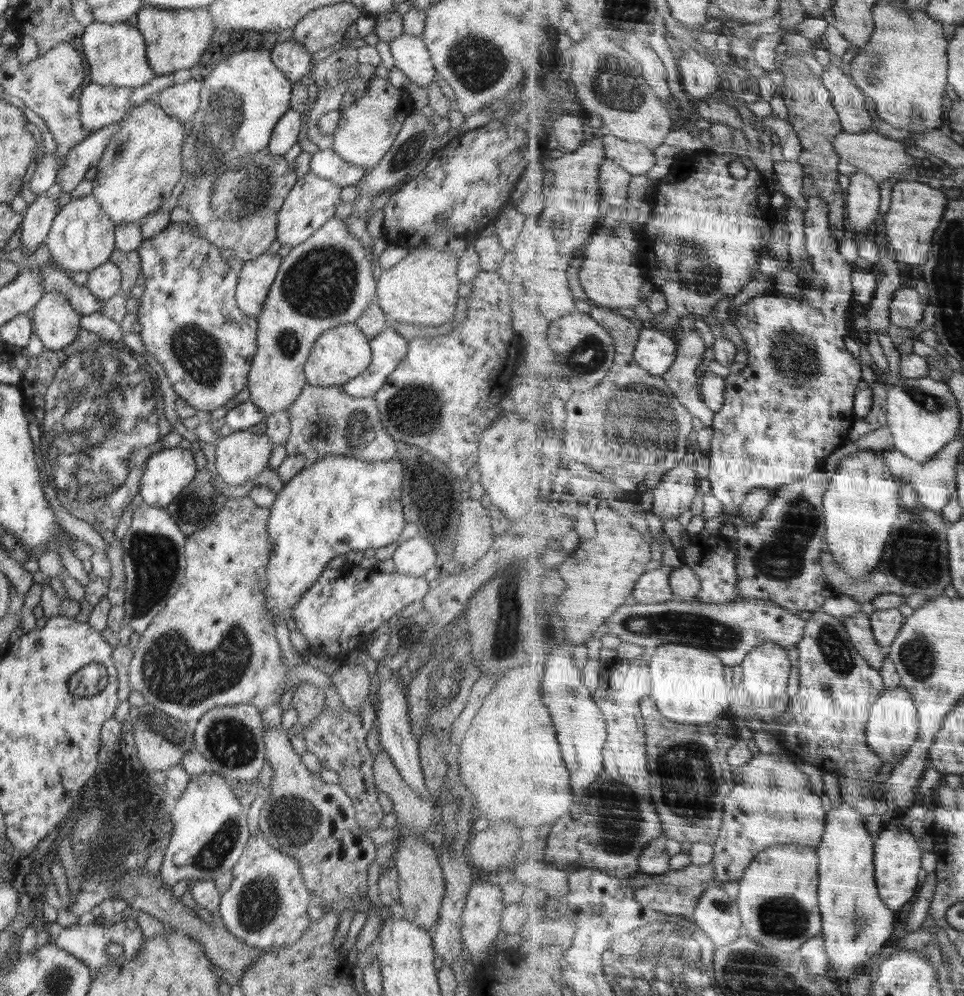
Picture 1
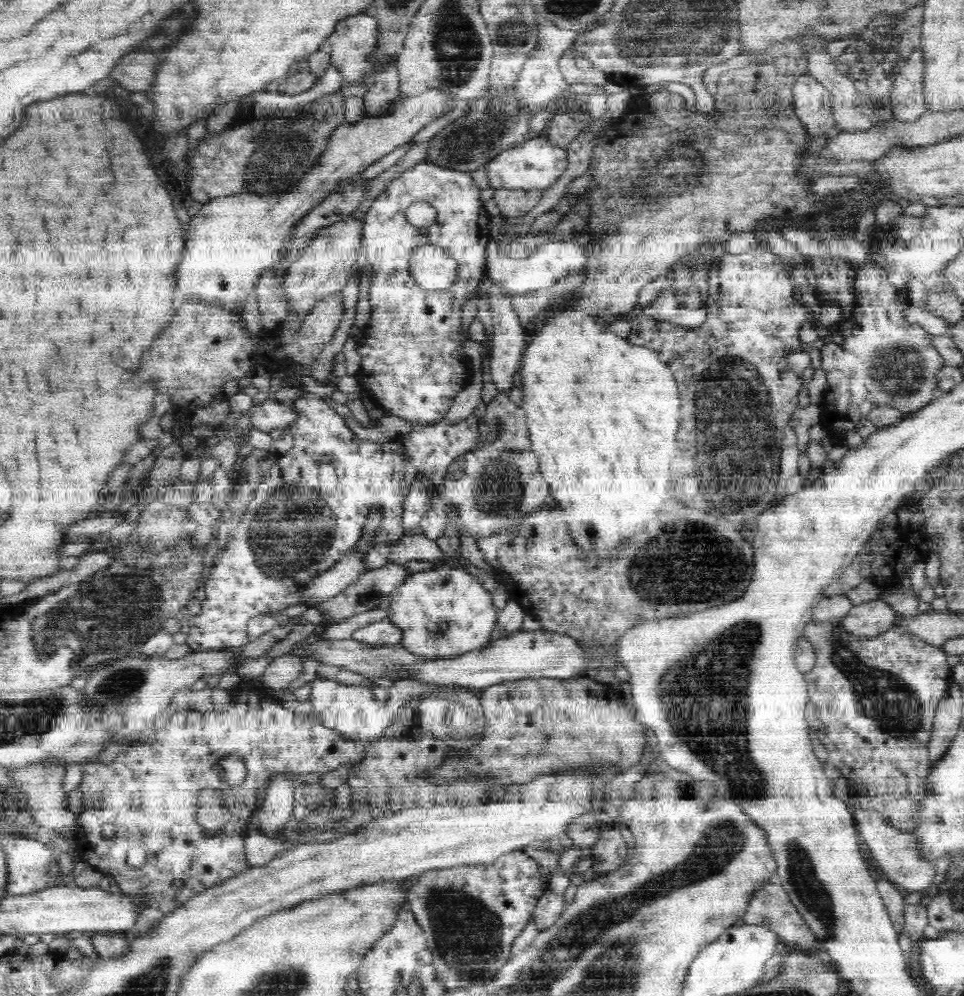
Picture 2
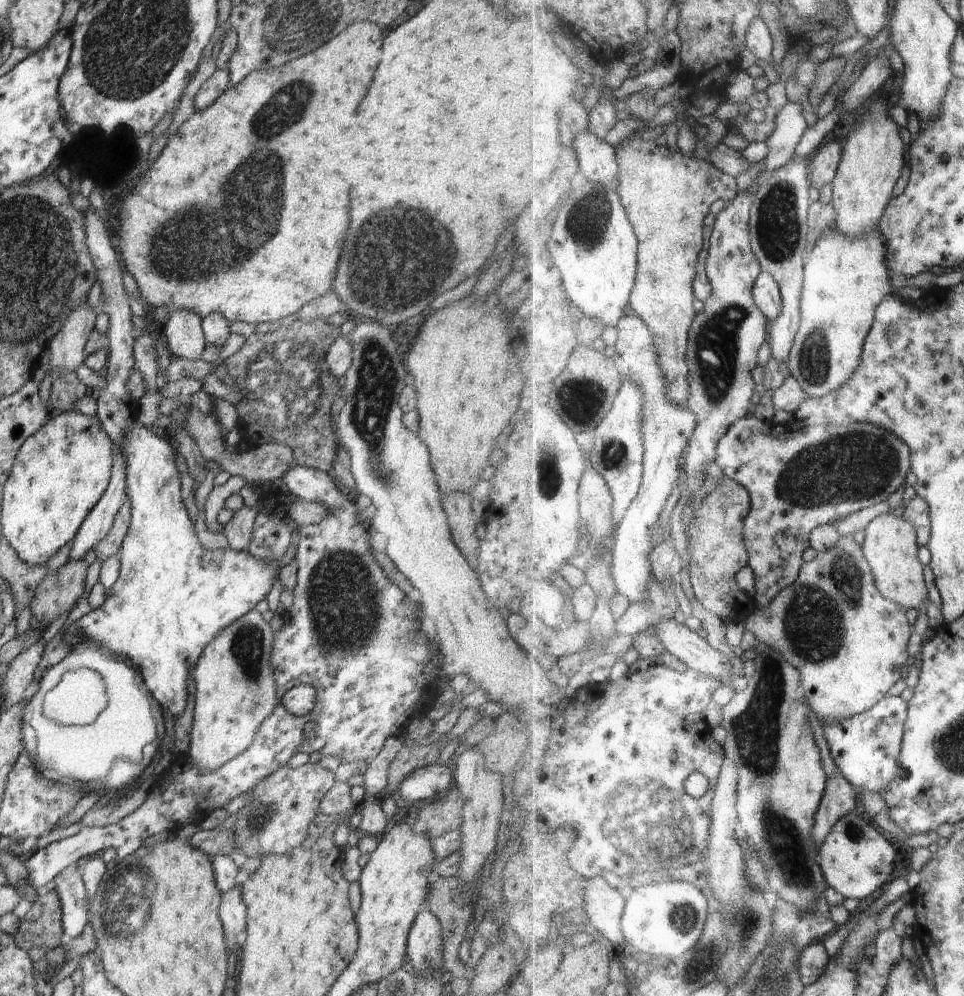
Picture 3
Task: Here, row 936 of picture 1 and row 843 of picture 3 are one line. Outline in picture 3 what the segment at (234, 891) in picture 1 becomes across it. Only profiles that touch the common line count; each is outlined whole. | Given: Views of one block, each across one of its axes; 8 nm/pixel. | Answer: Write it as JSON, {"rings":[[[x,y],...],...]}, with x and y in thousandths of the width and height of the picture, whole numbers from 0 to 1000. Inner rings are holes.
{"rings":[[[321,765],[306,772],[295,768],[268,784],[258,793],[255,807],[248,813],[247,823],[241,831],[245,855],[255,860],[298,858],[304,851],[310,850],[318,840],[323,823],[331,815],[335,799],[348,785],[346,775],[337,772],[331,765]]]}

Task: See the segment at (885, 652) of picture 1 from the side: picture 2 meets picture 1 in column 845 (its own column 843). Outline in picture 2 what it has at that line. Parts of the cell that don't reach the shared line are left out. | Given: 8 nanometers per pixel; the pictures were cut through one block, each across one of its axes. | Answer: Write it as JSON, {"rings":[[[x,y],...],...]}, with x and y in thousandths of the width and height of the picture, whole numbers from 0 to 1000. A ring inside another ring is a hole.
{"rings":[[[912,598],[908,602],[886,607],[873,624],[885,637],[905,640],[930,630],[935,620],[927,608]]]}

